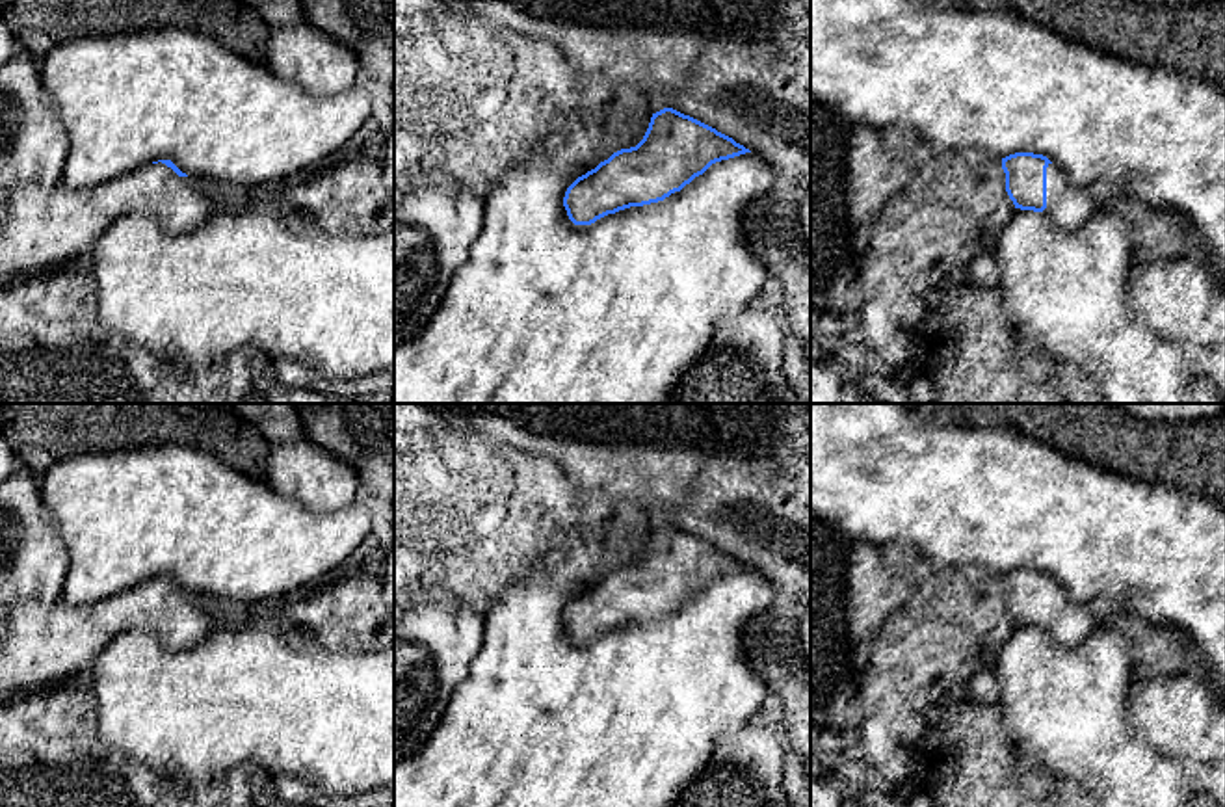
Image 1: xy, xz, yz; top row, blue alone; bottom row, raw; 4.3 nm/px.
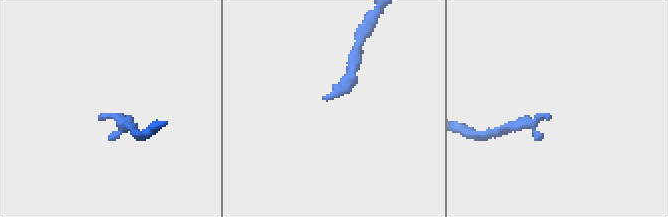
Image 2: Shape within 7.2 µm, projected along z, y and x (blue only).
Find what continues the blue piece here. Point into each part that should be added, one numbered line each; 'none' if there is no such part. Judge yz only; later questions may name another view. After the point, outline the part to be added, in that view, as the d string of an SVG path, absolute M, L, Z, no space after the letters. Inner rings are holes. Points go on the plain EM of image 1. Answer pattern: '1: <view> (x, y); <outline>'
1: yz (1067, 623); M1056 582L1047 584L1047 625L1041 628L1052 642L1074 647L1084 642L1099 625L1089 612L1073 601Z

